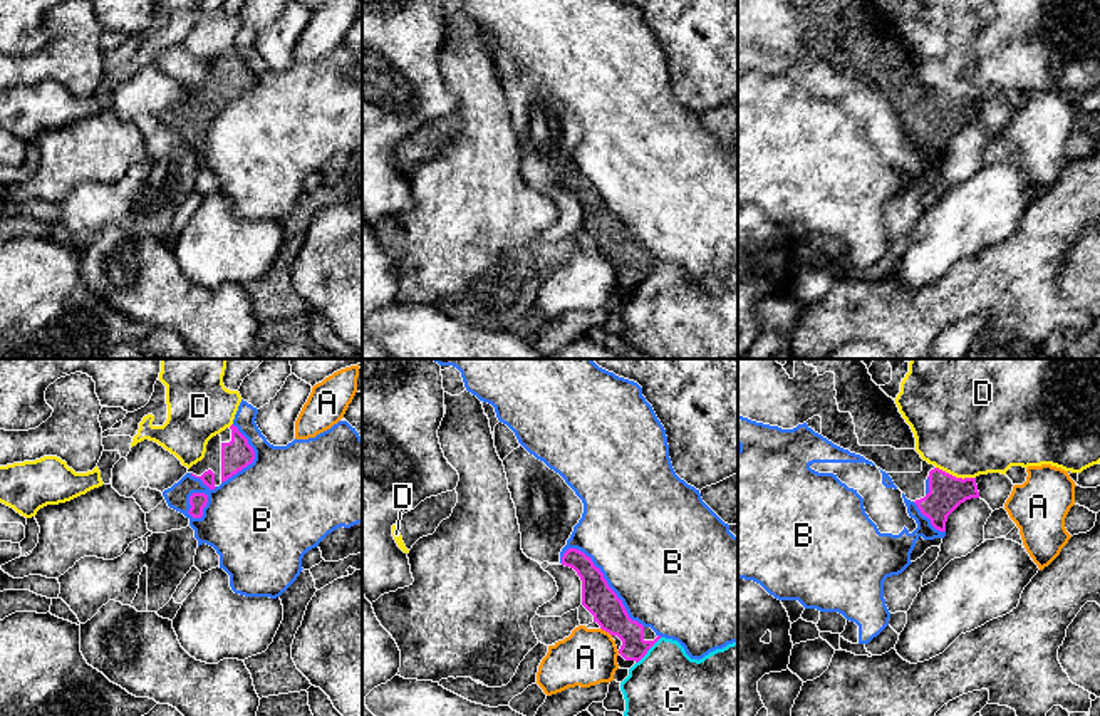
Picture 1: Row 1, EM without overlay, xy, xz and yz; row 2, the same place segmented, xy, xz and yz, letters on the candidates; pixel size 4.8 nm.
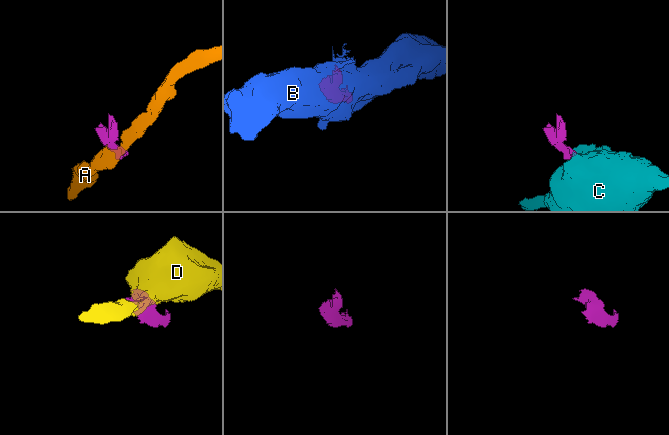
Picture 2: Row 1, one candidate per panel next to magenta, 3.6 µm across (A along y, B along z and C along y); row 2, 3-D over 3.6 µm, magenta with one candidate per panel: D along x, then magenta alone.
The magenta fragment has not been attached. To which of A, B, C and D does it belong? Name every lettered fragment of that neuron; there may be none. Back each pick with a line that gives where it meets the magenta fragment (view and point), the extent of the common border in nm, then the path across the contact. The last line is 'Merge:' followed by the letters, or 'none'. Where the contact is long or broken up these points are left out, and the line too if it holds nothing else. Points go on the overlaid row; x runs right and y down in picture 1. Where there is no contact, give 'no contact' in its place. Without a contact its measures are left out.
Merge: none

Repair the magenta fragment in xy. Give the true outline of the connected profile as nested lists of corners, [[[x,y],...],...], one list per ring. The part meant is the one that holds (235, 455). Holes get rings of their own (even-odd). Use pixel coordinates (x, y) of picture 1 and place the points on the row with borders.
[[[231,424],[230,429],[230,443],[223,443],[220,434],[213,436],[206,444],[205,458],[188,470],[191,476],[200,478],[210,490],[215,490],[255,459],[248,439],[236,426]]]

